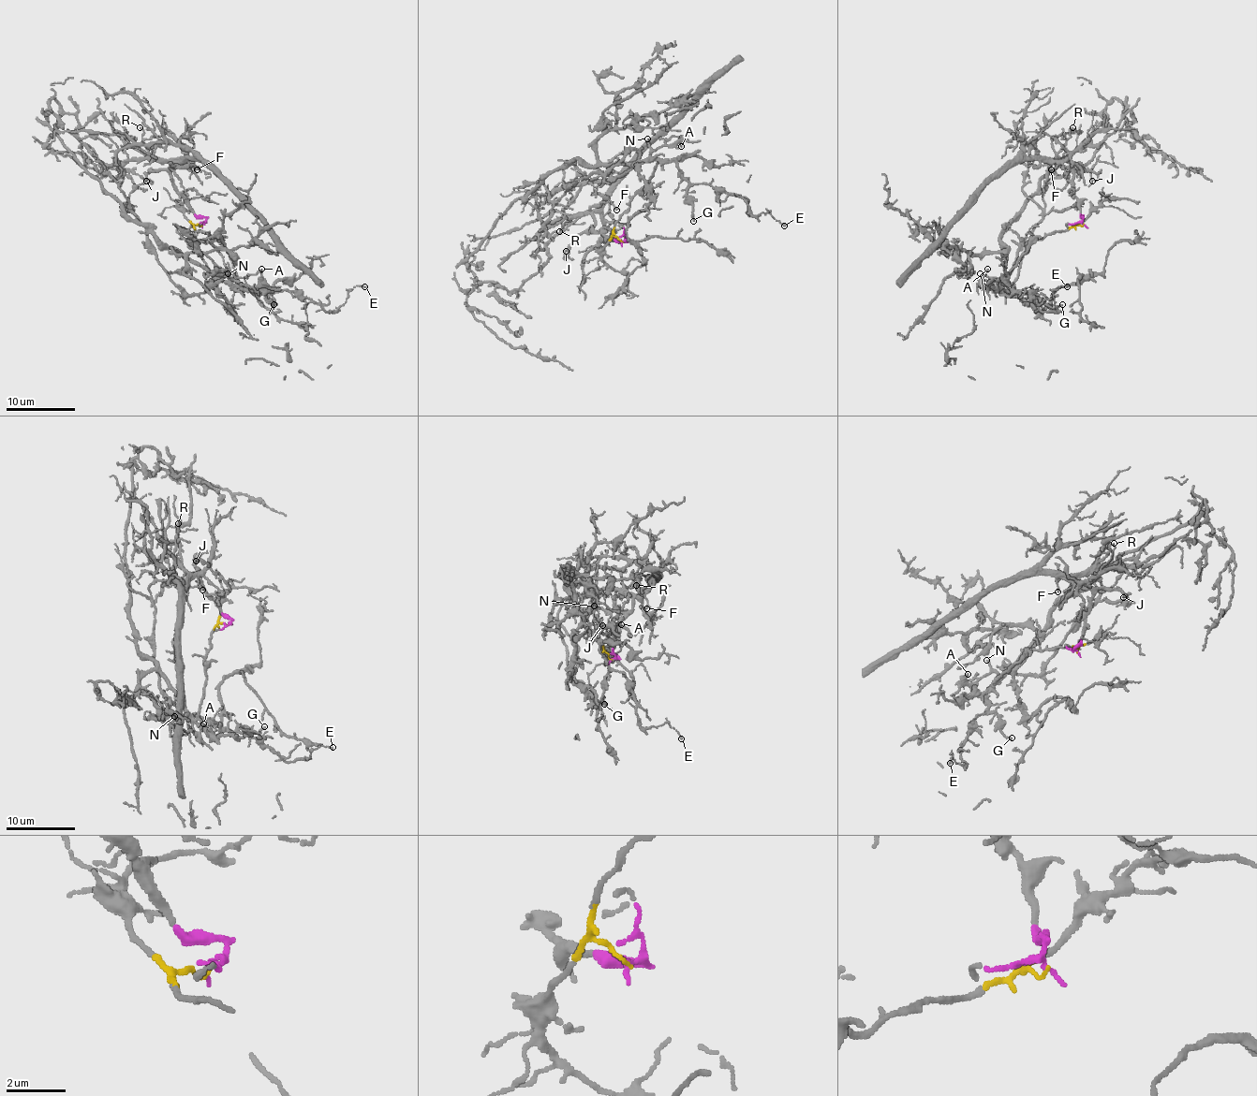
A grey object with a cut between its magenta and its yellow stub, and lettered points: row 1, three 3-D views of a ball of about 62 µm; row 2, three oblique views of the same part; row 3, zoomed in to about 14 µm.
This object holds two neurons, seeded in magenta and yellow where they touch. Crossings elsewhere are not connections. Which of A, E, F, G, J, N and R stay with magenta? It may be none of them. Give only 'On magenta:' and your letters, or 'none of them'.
On magenta: F, J, R

